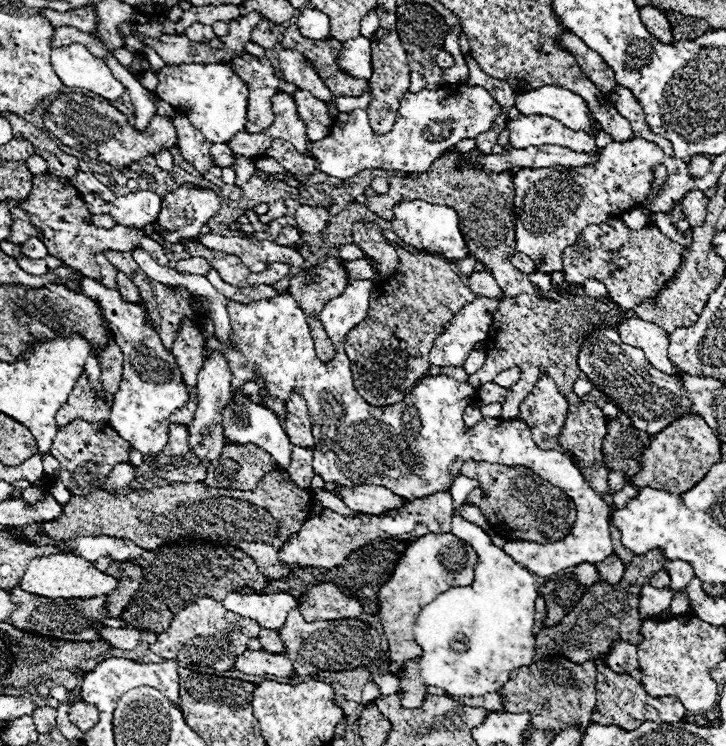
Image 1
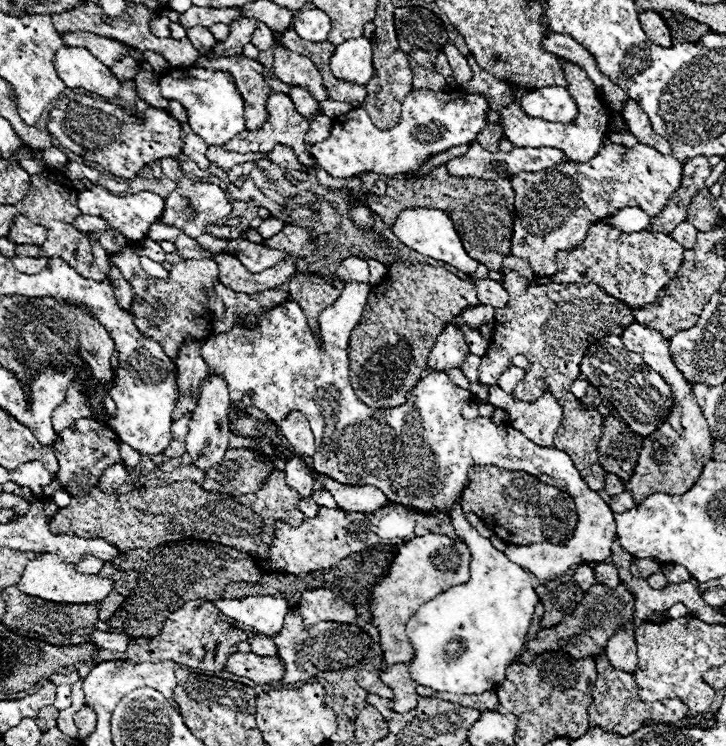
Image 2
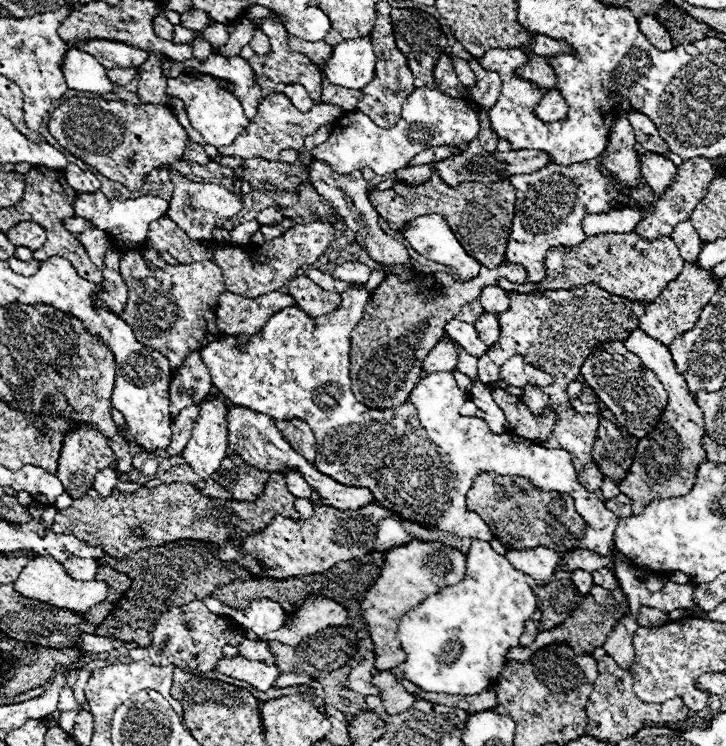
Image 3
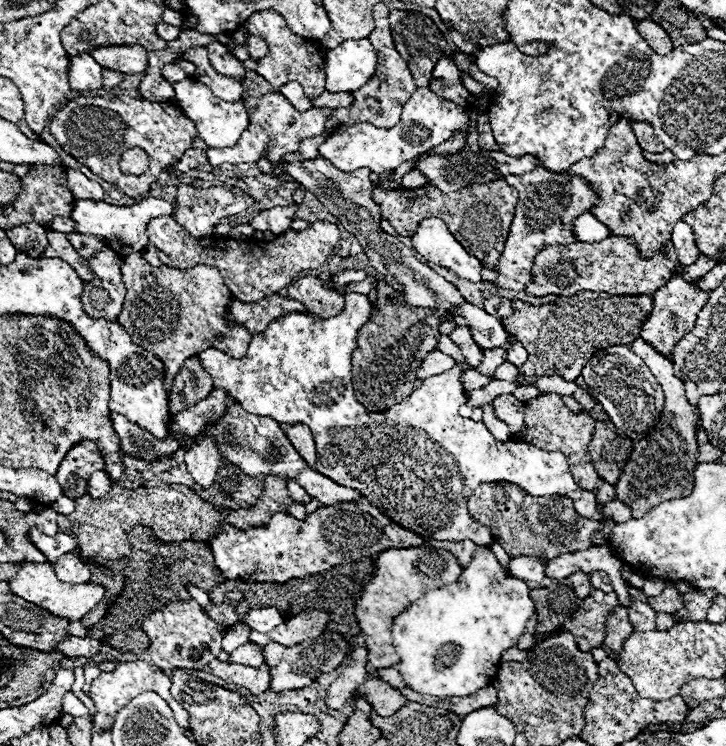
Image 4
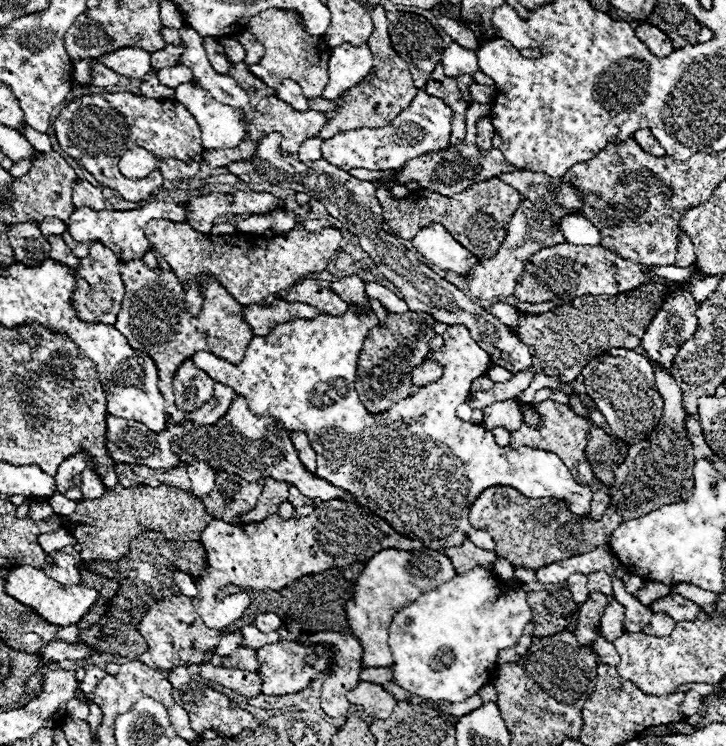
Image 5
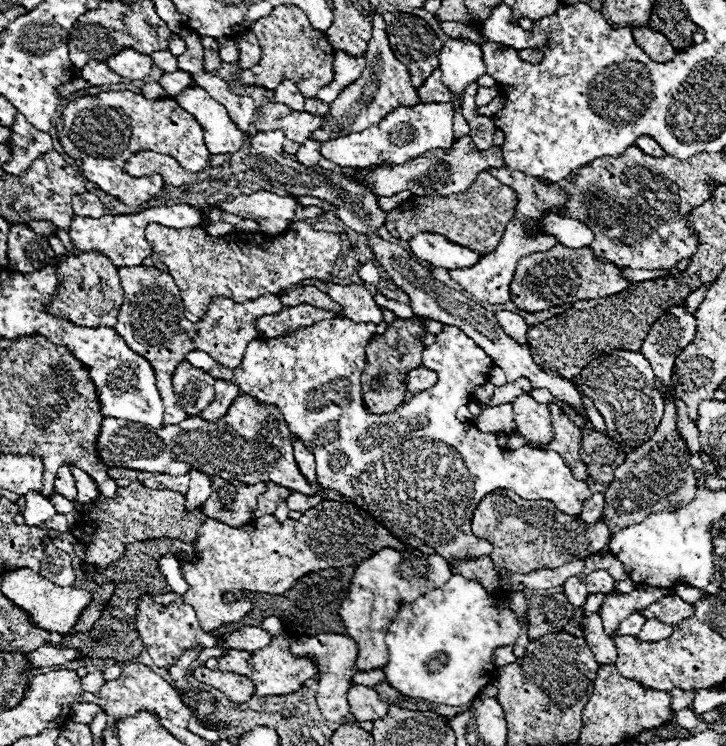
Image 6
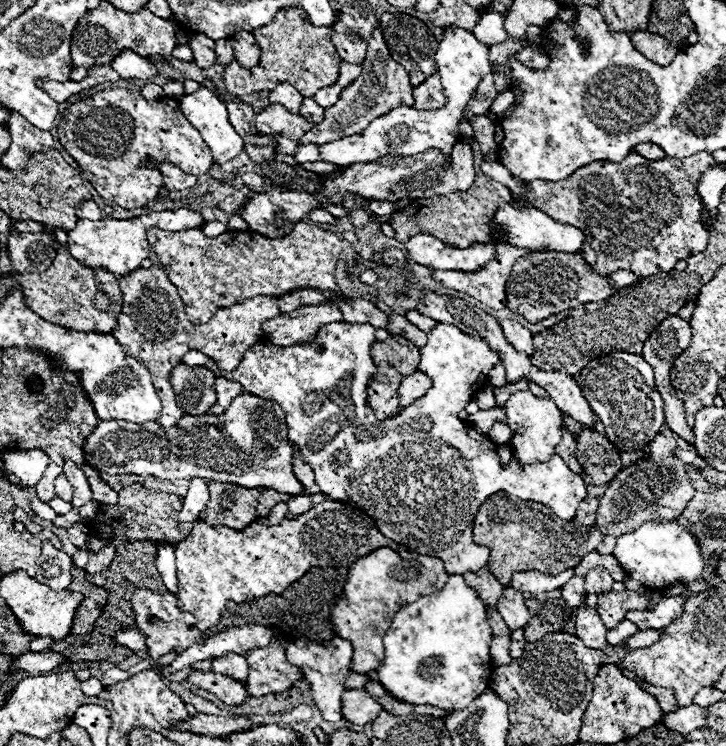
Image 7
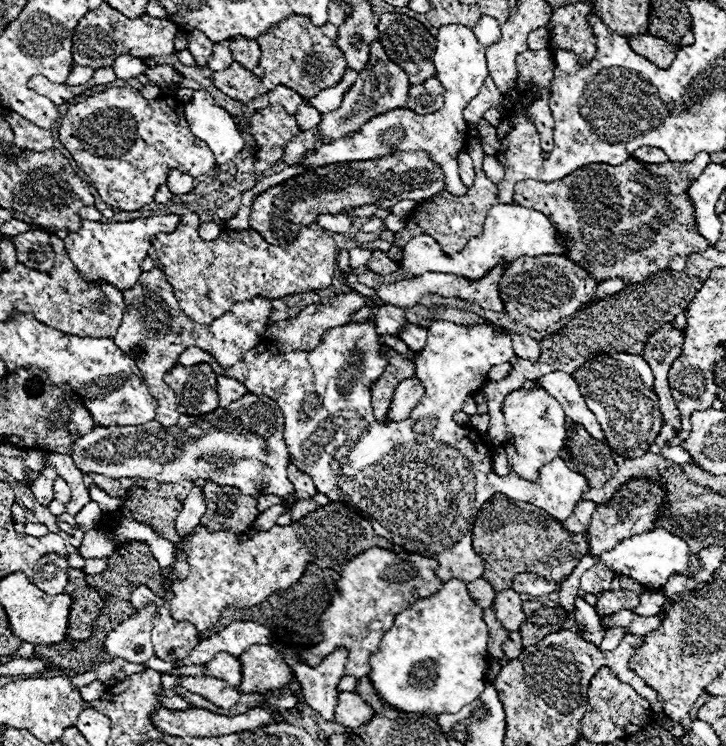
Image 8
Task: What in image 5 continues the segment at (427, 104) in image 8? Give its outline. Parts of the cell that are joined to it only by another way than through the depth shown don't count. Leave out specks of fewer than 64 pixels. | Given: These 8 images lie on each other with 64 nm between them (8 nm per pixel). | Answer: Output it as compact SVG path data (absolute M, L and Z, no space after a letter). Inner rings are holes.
M438 64L430 76L430 80L424 86L426 94L436 96L444 100L452 110L454 110L454 120L452 120L452 136L450 144L460 144L466 136L466 102L462 98L462 92L456 86L456 80L446 78L442 64Z

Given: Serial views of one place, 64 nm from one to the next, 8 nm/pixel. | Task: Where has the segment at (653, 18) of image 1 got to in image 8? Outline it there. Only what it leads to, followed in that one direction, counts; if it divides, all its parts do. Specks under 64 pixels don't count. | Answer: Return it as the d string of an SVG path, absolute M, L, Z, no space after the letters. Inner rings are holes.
M650 34L632 36L632 38L628 38L628 44L638 56L644 56L652 64L656 64L658 68L668 68L678 52L676 44L670 44L662 38L650 36Z

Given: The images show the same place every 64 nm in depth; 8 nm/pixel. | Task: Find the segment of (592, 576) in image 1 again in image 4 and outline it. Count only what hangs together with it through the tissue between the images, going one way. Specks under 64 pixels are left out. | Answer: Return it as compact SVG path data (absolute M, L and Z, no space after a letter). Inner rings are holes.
M576 572L576 574L570 576L570 582L572 582L572 590L574 590L574 594L576 594L580 600L584 600L586 596L590 596L592 586L590 586L590 576L588 576L588 574L584 574L584 572Z

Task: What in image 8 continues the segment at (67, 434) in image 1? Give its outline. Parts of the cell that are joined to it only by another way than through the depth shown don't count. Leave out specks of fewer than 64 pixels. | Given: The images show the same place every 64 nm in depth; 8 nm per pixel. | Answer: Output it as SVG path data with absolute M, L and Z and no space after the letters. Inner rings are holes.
M56 478L56 482L54 482L54 498L56 498L58 502L62 502L62 504L68 504L68 502L70 502L70 488L68 488L68 484L66 484L64 480L60 480L60 478Z

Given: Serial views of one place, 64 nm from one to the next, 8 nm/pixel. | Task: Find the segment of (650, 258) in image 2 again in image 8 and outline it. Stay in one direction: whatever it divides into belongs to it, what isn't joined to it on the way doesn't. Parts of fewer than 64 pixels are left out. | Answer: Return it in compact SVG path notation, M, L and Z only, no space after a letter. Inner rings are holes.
M522 256L516 264L510 264L500 278L500 300L504 304L504 312L514 322L544 332L550 324L556 324L562 318L570 318L582 302L592 298L596 290L596 282L576 264L572 264L566 256L538 256L528 258Z

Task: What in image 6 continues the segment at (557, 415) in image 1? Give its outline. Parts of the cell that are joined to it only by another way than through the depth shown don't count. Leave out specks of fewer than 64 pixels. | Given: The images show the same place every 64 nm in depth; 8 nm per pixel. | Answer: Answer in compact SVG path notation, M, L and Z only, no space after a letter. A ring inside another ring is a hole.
M500 404L500 406L490 406L490 408L482 408L480 416L472 420L472 424L480 430L480 432L514 432L514 420L512 420L512 404Z

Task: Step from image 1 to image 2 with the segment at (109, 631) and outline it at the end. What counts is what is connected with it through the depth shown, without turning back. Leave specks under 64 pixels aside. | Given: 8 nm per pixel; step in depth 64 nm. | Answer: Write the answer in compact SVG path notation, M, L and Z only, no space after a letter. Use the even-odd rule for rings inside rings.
M94 630L90 634L90 644L98 646L100 650L112 650L112 652L124 652L130 646L130 638L124 634L114 634L114 632L100 632Z

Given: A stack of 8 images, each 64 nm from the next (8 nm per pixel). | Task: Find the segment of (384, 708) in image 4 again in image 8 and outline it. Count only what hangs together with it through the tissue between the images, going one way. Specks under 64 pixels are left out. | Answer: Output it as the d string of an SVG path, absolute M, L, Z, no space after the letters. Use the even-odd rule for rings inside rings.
M342 692L338 696L338 706L334 714L334 722L346 728L364 726L374 716L374 710L356 694L356 692Z

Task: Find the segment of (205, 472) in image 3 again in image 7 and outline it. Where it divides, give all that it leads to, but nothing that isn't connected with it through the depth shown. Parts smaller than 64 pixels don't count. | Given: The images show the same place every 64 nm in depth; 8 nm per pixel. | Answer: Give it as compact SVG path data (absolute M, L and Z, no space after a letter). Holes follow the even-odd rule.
M192 478L190 480L190 490L184 498L184 506L178 514L180 524L184 522L194 522L200 518L200 514L204 512L206 504L208 504L208 488L206 488L206 480L204 478Z

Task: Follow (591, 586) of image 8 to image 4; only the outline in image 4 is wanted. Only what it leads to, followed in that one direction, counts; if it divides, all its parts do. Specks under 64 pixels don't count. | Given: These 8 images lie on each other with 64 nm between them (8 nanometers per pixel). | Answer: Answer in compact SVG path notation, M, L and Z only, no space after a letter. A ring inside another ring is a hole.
M592 572L590 574L590 584L594 588L600 588L602 592L612 592L612 586L610 586L610 580L608 580L608 574L606 572Z

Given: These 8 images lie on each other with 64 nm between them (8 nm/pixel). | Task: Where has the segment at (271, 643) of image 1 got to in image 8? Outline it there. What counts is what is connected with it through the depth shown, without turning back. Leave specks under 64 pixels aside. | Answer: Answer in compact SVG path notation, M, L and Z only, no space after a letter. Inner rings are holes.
M220 654L204 666L204 674L226 680L228 686L238 686L240 684L240 662L234 656Z

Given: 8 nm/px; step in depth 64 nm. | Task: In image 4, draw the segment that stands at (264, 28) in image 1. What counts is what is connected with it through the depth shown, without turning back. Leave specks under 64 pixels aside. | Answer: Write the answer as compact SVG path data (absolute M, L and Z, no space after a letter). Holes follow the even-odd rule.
M248 36L246 38L246 48L248 48L252 60L260 60L268 54L268 46L260 36Z

